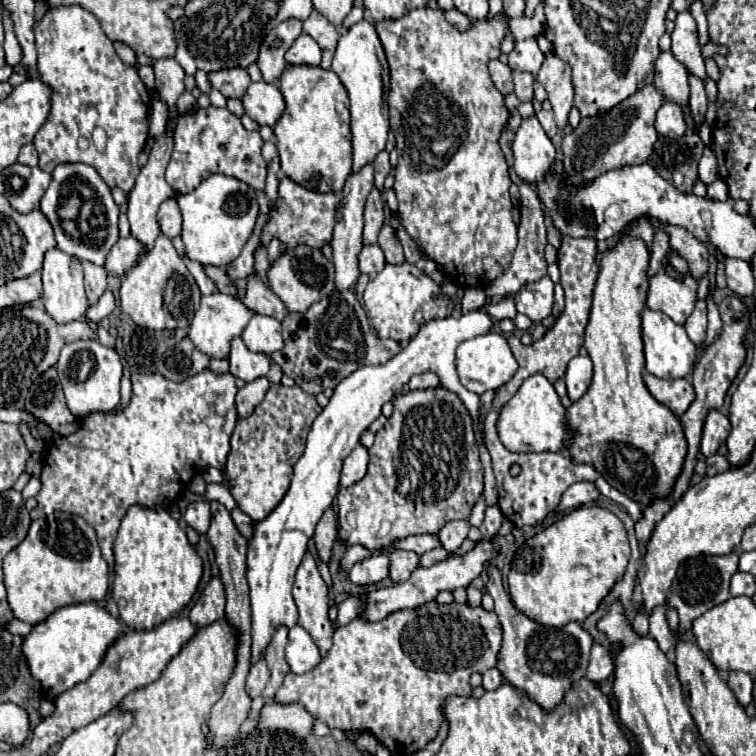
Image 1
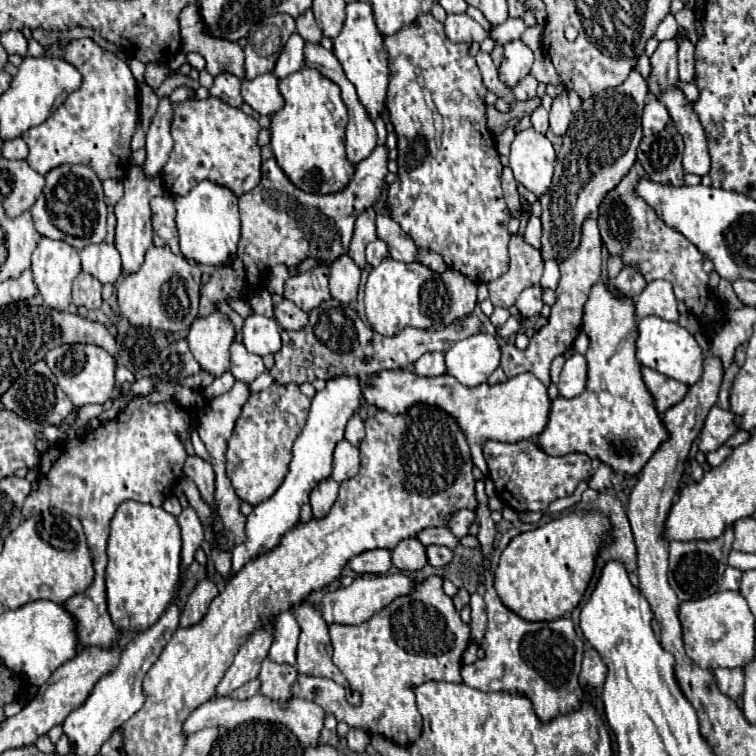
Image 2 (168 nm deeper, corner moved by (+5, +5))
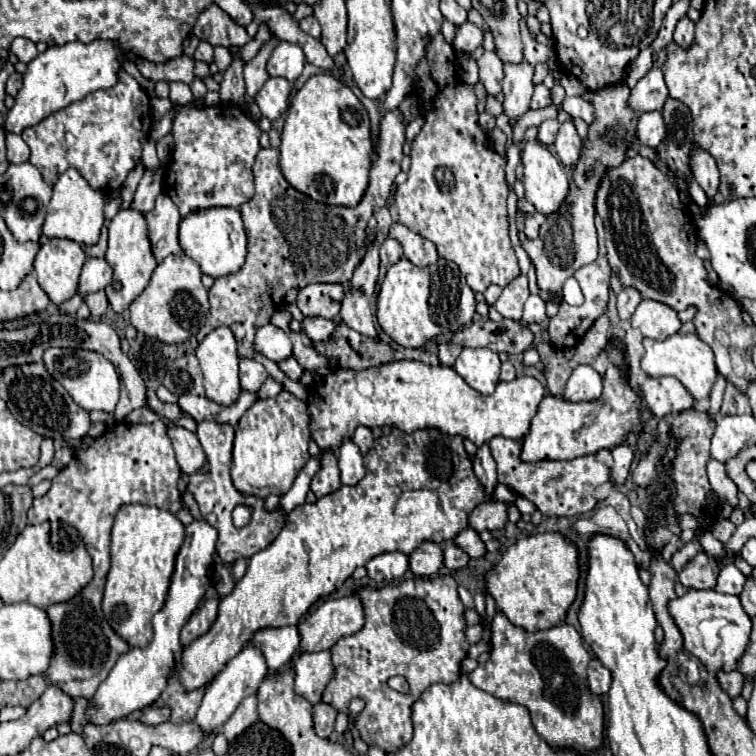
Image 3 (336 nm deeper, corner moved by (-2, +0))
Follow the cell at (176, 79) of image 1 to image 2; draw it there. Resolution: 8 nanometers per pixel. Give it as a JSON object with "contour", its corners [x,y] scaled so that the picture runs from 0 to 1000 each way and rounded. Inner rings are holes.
{"contour":[[[213,128],[208,139],[208,149],[200,160],[194,173],[194,213],[189,218],[194,234],[208,234],[224,210],[229,197],[229,179],[226,179],[226,160],[229,160],[229,139],[224,128]]]}

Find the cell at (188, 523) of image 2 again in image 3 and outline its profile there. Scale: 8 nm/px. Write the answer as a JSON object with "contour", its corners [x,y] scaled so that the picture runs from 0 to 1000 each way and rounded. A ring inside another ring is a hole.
{"contour":[[[257,688],[246,696],[246,712],[233,733],[230,741],[230,759],[225,767],[225,780],[214,807],[209,807],[201,817],[204,847],[193,857],[172,857],[172,862],[161,865],[143,892],[143,897],[132,905],[127,918],[122,921],[122,931],[114,937],[114,952],[138,958],[148,950],[164,950],[177,939],[196,937],[217,913],[222,902],[222,889],[230,881],[233,862],[241,860],[238,854],[238,833],[257,812],[262,799],[267,796],[272,778],[278,775],[275,754],[283,743],[288,701],[278,696],[272,688]]]}

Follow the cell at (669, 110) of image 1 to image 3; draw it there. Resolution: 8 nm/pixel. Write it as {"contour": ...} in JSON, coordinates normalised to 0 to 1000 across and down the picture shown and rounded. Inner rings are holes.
{"contour":[[[854,148],[844,153],[844,167],[841,167],[844,188],[854,193],[870,193],[878,185],[878,159],[873,156],[873,148]]]}

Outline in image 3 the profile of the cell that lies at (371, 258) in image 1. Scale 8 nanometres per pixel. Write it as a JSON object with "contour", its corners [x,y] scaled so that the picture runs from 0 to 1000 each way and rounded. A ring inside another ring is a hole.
{"contour":[[[511,315],[511,317],[505,320],[505,325],[503,325],[503,347],[505,347],[508,352],[524,349],[532,339],[534,339],[534,336],[532,336],[532,325],[529,325],[526,317]]]}

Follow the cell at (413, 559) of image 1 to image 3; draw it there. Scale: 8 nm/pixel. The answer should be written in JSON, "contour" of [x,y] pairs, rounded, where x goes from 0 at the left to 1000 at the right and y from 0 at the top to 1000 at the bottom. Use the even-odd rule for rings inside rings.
{"contour":[[[558,717],[542,733],[542,754],[550,762],[577,759],[585,751],[585,743],[587,743],[587,728],[577,717]]]}

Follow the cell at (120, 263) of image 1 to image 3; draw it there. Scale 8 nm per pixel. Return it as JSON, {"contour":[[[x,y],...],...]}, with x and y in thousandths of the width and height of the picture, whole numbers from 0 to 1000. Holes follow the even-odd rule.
{"contour":[[[116,341],[106,362],[103,389],[111,394],[122,386],[138,384],[146,373],[148,373],[148,354],[143,352],[143,347],[138,347],[138,341]]]}

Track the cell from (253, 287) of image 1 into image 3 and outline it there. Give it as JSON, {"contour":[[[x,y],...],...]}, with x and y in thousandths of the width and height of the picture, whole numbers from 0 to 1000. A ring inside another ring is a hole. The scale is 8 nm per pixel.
{"contour":[[[402,421],[399,426],[399,437],[407,447],[413,447],[415,452],[431,452],[437,450],[437,444],[444,437],[444,426],[442,423],[431,423],[431,421]]]}

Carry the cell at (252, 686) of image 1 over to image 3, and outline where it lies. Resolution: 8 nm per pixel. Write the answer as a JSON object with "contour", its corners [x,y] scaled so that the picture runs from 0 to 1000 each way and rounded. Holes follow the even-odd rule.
{"contour":[[[328,921],[317,929],[317,934],[310,939],[304,952],[294,960],[294,971],[299,974],[302,981],[307,981],[315,971],[320,971],[328,960],[333,960],[341,952],[341,926],[339,921]]]}

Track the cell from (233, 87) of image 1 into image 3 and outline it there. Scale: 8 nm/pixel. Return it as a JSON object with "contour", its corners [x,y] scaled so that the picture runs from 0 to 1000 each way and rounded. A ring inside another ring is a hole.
{"contour":[[[280,5],[275,13],[270,13],[257,34],[257,45],[262,50],[270,50],[270,37],[278,37],[278,58],[294,58],[299,63],[304,61],[323,61],[331,48],[325,45],[325,37],[312,32],[291,8]]]}

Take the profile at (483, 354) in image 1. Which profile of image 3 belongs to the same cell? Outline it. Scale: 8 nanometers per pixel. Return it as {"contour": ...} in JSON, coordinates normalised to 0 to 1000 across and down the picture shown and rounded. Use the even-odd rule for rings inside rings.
{"contour":[[[614,460],[601,489],[635,521],[651,521],[661,505],[661,474],[646,460]]]}

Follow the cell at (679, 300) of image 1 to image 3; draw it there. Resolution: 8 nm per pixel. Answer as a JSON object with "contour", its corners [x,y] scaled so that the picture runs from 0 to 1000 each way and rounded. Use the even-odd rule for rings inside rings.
{"contour":[[[849,397],[833,429],[836,434],[847,437],[854,447],[862,447],[862,450],[878,450],[894,442],[897,434],[902,431],[897,423],[897,415],[868,397]]]}

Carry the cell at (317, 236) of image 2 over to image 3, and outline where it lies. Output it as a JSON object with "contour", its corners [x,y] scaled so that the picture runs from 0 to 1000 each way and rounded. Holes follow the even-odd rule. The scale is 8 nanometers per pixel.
{"contour":[[[524,143],[508,151],[505,156],[505,169],[503,169],[503,190],[500,190],[500,204],[495,209],[492,225],[489,225],[489,243],[487,251],[481,257],[481,262],[476,265],[476,270],[471,275],[455,275],[455,272],[431,272],[423,270],[413,262],[407,262],[405,257],[397,257],[394,251],[389,251],[373,233],[368,212],[370,204],[365,196],[344,196],[344,201],[339,204],[333,228],[336,228],[336,238],[339,238],[339,257],[331,267],[325,267],[323,272],[317,272],[317,283],[320,283],[320,294],[323,294],[323,304],[328,312],[328,341],[325,349],[320,352],[317,360],[304,362],[304,365],[294,365],[286,368],[283,378],[278,381],[278,415],[275,423],[270,429],[270,434],[265,437],[265,442],[259,444],[262,452],[280,439],[288,431],[302,431],[310,439],[312,447],[312,458],[315,458],[315,471],[317,474],[336,474],[339,463],[336,463],[336,442],[344,431],[357,426],[357,418],[362,415],[362,410],[376,399],[381,384],[386,381],[402,381],[407,376],[415,373],[429,373],[429,376],[458,376],[466,368],[468,354],[476,349],[479,344],[479,333],[487,331],[487,320],[495,320],[492,315],[500,307],[497,299],[497,280],[503,272],[511,272],[516,254],[519,254],[519,243],[524,230],[529,228],[529,214],[532,214],[532,193],[537,185],[537,161],[534,161],[534,151]]]}

